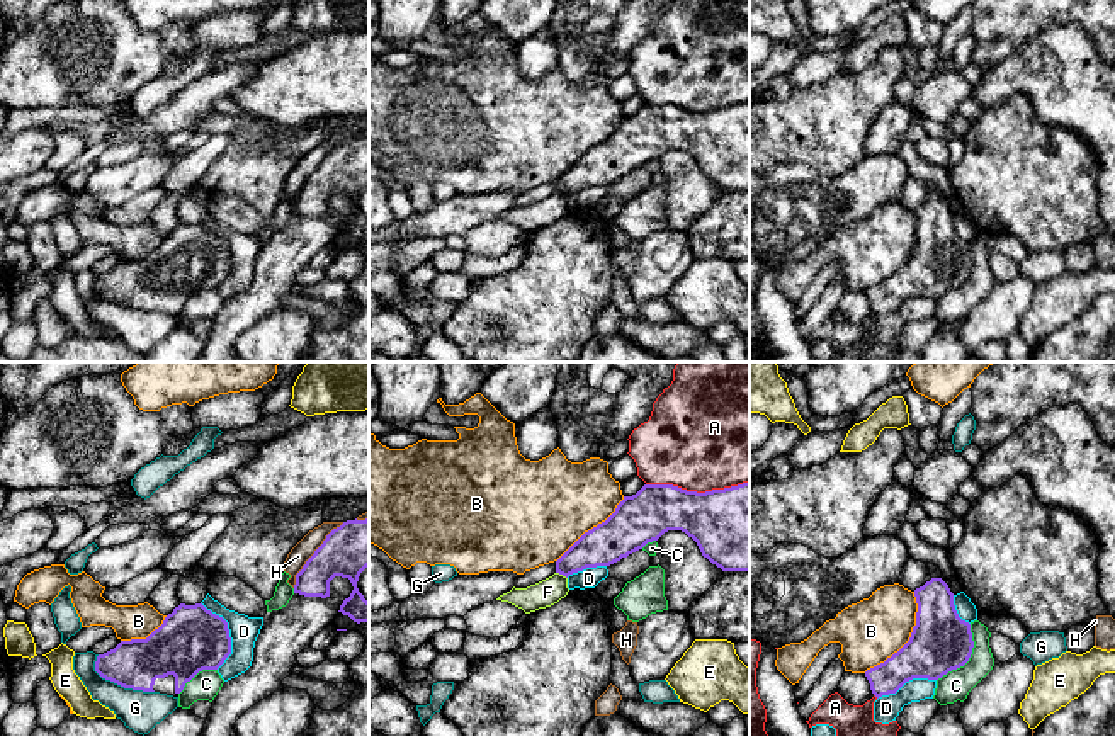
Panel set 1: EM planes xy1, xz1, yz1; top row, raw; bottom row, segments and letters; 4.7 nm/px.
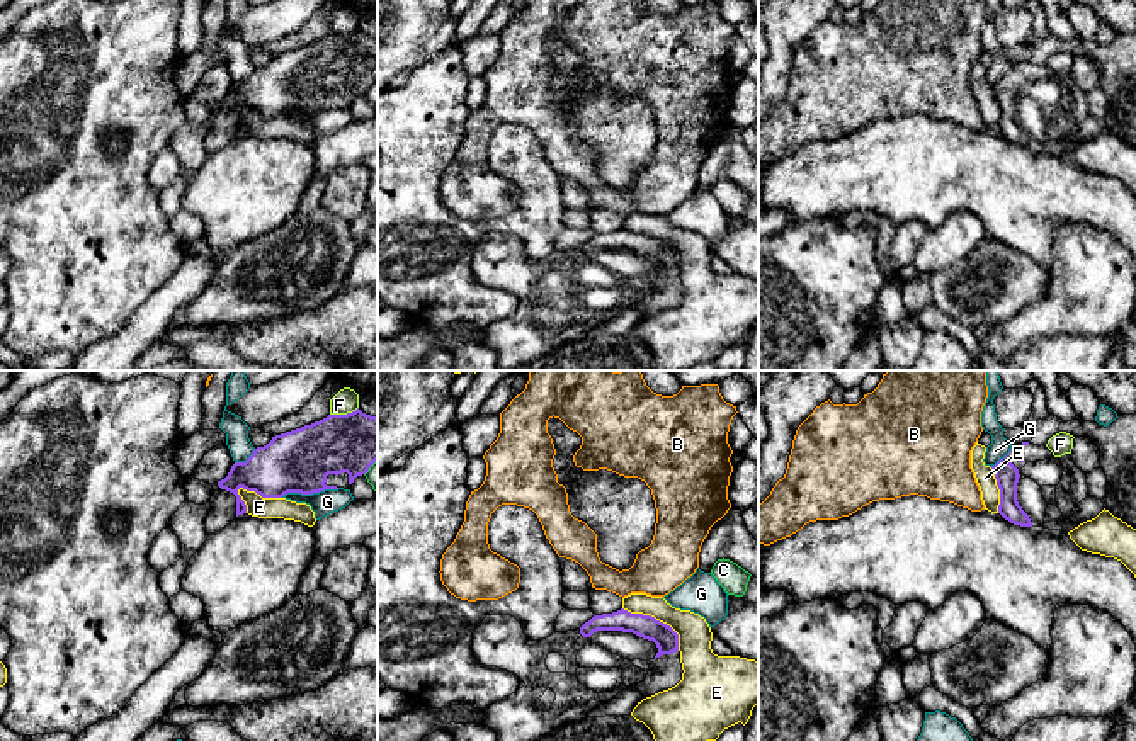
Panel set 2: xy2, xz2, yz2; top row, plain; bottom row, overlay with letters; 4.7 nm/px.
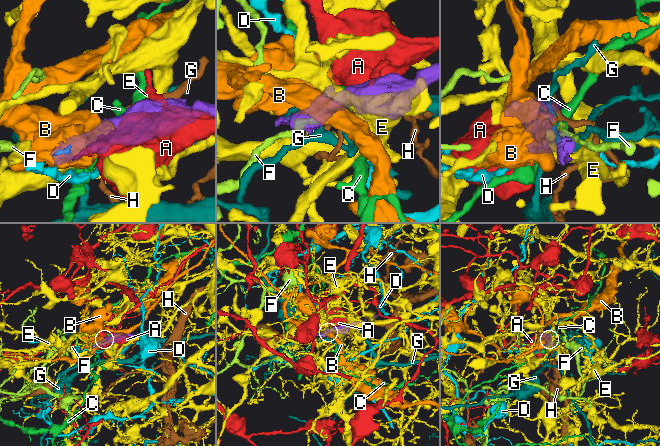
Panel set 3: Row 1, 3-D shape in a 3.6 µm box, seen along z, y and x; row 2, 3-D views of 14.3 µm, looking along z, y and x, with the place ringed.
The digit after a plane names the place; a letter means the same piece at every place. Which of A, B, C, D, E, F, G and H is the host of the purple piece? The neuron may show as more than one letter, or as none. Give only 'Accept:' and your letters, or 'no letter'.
Accept: no letter

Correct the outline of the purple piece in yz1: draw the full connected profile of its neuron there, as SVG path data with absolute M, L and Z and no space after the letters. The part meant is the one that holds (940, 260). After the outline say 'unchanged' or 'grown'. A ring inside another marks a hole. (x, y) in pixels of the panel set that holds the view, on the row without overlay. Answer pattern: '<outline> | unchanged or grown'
M931 197L914 209L918 231L909 260L884 282L865 291L872 313L896 313L913 297L938 299L952 289L964 286L974 267L971 243L962 240L954 224L954 212L942 197Z | unchanged

